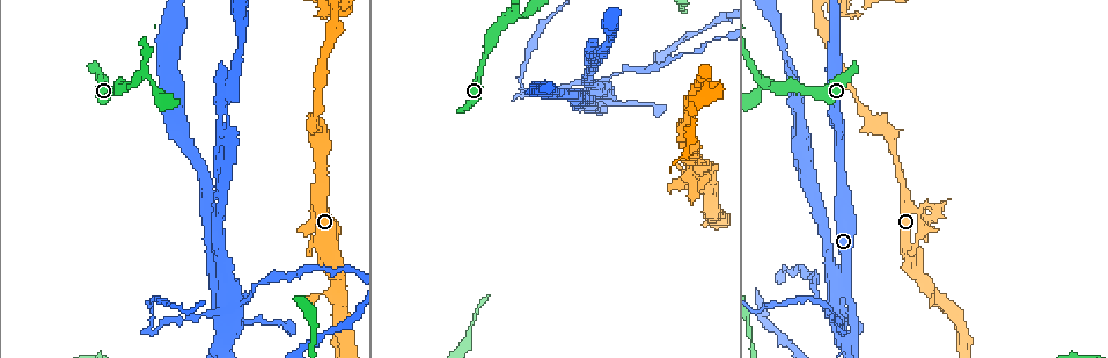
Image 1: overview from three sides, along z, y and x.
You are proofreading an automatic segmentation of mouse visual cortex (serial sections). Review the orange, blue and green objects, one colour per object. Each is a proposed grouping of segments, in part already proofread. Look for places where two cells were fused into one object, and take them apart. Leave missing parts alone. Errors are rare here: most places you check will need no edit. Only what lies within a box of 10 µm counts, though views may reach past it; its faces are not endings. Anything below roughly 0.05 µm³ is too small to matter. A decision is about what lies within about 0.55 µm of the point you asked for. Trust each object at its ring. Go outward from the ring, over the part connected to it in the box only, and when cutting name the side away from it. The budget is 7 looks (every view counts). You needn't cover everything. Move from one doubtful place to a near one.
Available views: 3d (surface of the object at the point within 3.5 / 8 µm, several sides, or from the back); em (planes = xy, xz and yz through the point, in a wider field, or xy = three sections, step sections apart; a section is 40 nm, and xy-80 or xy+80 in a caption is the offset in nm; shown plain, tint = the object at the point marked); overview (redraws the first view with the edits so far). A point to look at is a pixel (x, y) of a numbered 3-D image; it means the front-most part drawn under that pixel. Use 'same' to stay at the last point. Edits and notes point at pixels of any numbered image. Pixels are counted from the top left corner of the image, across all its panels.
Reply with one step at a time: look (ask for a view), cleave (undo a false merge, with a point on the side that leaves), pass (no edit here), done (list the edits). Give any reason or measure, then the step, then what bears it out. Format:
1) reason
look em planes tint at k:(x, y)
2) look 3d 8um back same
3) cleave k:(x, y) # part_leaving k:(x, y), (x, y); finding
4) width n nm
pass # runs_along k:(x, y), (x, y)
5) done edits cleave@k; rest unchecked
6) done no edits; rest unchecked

three-way junction
look 3d 3.5um at 1:(767, 86)

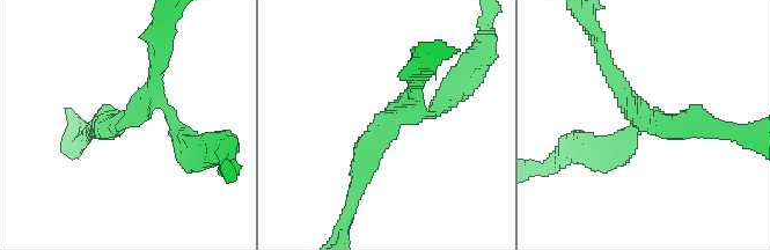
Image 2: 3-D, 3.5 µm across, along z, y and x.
arms 3; arm_widths 150, 200, 300 nm
look em xy step 5 tint at 2:(385, 119)

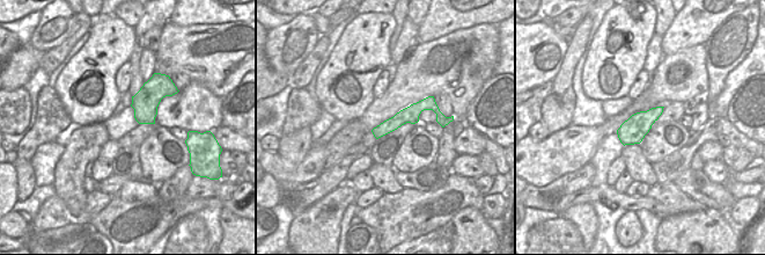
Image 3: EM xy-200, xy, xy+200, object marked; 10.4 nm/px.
width 150 nm
pass # runs_along 2:(358, 183), (382, 120), (439, 103); continuous, no second cell

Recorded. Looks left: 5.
arms run side by side
look em xy step 3 tint at 1:(333, 23)

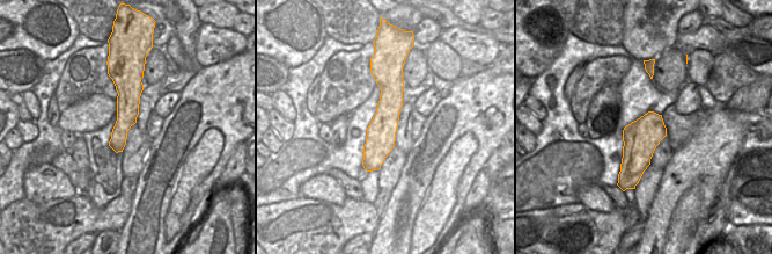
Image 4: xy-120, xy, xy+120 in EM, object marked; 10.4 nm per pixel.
look 3d 3.5um back same

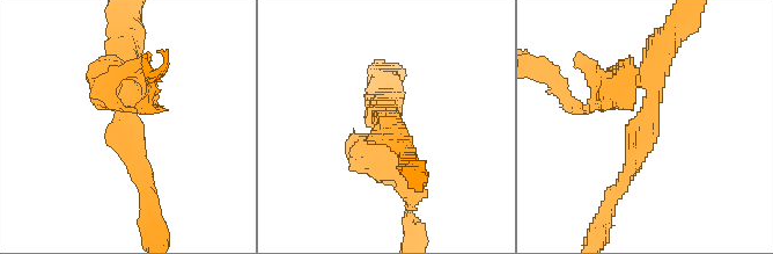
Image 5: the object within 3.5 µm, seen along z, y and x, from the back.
arms 3; arm_widths 200, 200, 250 nm
pass # runs_along 4:(379, 78), (387, 117), (369, 168); one cell here

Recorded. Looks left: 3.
abrupt turn
look 3d 8um at 1:(222, 314)

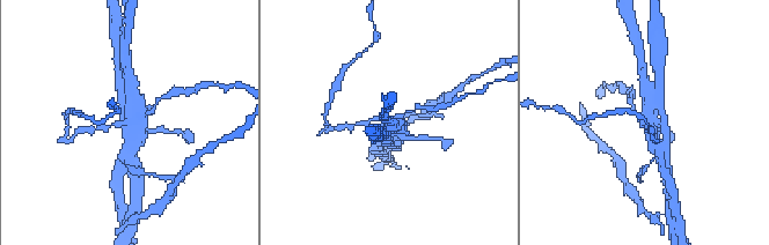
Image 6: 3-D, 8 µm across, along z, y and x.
look em xy step 3 tint same

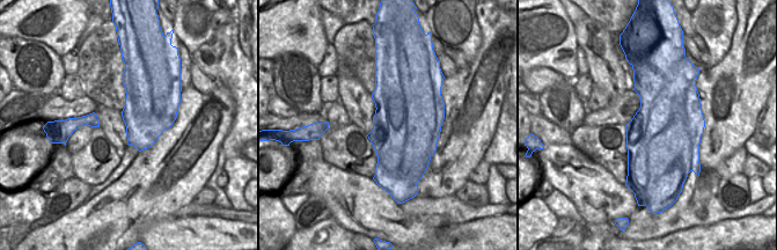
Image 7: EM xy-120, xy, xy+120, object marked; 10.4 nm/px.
cleave 6:(139, 125) # part_leaving 6:(647, 99), (652, 141); a second cell is stuck on

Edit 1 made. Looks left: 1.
done edits cleave@6; rest unchecked

